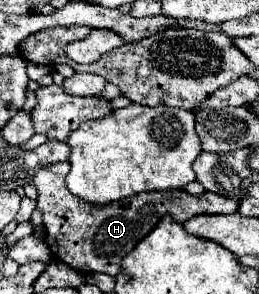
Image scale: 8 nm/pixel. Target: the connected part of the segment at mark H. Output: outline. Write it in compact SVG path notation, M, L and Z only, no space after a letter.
M56 162L52 166L40 168L32 184L38 190L38 208L44 214L44 242L48 244L52 256L76 272L102 272L116 276L120 272L122 258L160 222L164 214L170 214L176 222L186 222L200 214L234 214L238 212L238 200L222 198L214 192L204 192L198 196L186 190L158 190L142 192L130 200L118 200L106 206L86 204L66 188L66 174L70 170L68 162Z

